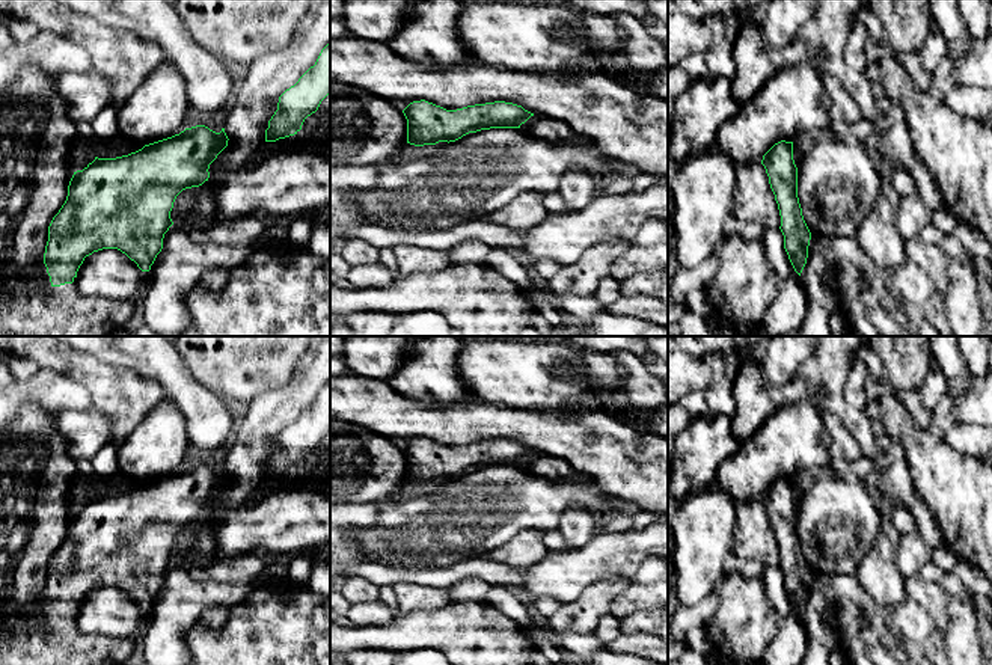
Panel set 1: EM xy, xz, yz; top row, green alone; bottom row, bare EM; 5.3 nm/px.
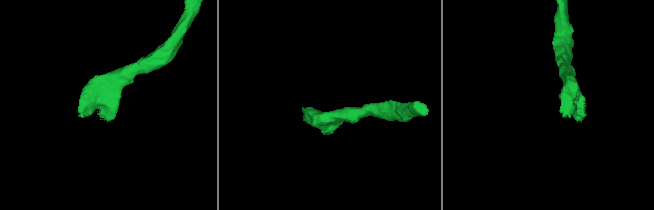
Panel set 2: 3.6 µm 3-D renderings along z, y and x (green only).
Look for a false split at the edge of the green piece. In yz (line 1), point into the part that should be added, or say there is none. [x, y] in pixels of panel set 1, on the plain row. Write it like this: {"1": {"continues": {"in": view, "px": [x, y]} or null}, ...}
{"1": {"continues": null}}

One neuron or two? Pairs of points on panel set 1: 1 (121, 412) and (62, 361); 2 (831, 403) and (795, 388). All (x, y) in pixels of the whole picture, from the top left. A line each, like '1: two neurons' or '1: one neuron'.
1: one neuron
2: two neurons

